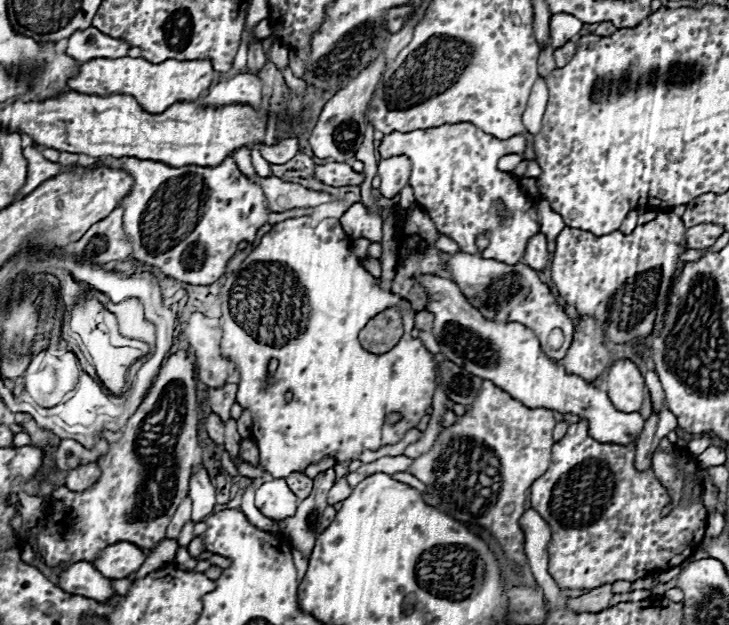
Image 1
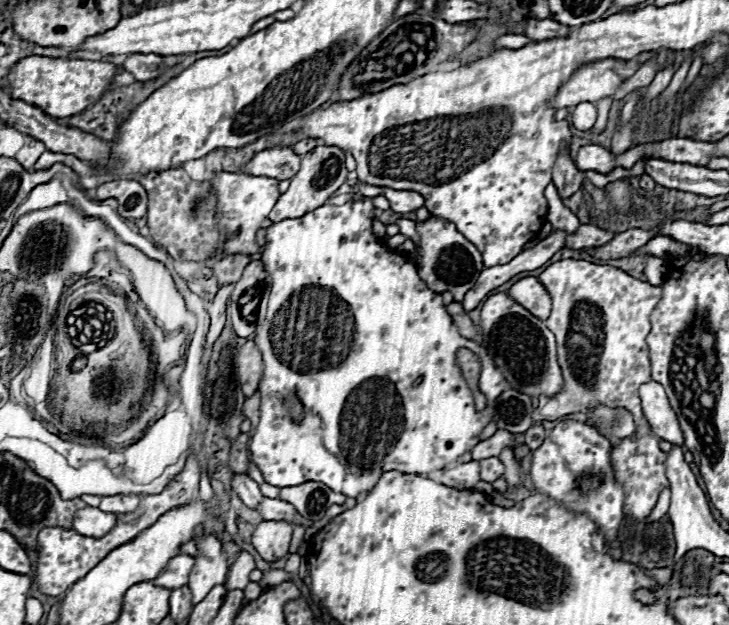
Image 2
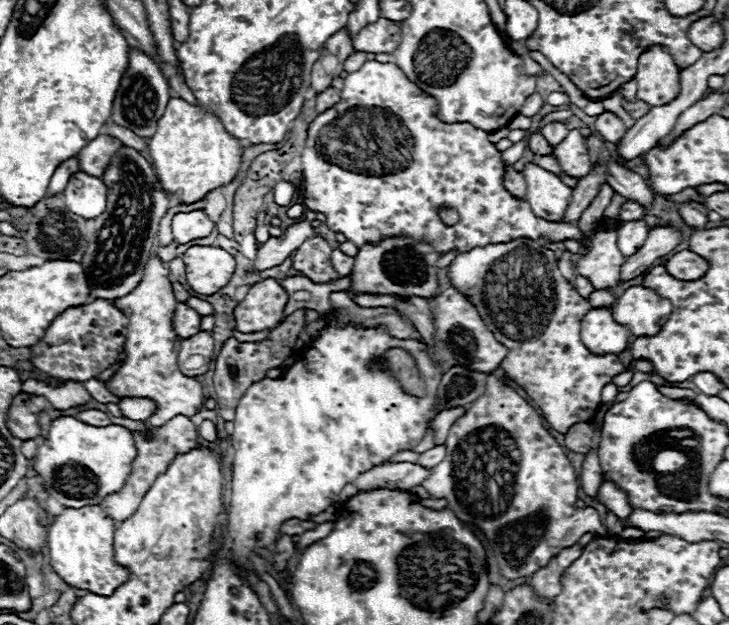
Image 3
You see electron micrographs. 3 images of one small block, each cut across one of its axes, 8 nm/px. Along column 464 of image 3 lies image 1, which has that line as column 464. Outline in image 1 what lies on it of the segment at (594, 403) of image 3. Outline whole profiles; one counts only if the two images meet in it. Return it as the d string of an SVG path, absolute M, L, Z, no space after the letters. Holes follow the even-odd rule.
M456 252L456 254L450 254L448 258L448 272L450 272L450 278L462 290L462 294L468 296L468 302L474 308L478 308L484 318L494 322L520 322L538 336L546 356L550 356L552 360L562 360L566 356L566 350L570 348L572 336L574 336L572 320L560 310L548 286L538 278L536 270L532 270L524 262L504 264L492 258L482 258L482 254ZM554 328L562 328L566 336L560 350L550 350L546 346L546 338Z

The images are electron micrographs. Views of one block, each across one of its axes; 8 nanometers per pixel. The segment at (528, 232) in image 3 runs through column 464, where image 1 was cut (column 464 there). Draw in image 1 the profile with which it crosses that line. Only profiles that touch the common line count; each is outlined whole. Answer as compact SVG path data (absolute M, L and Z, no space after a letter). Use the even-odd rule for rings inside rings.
M462 122L442 124L426 130L392 132L384 136L378 150L382 158L396 154L406 154L410 158L412 172L409 185L414 188L416 204L434 220L438 232L448 234L462 252L476 254L476 238L480 234L488 234L490 244L482 252L484 258L516 264L524 256L526 242L540 232L536 222L536 200L522 192L516 176L500 172L496 164L506 154L522 154L524 148L526 140L522 136L498 140L472 124ZM494 200L504 202L508 210L506 220L500 220L496 214Z

